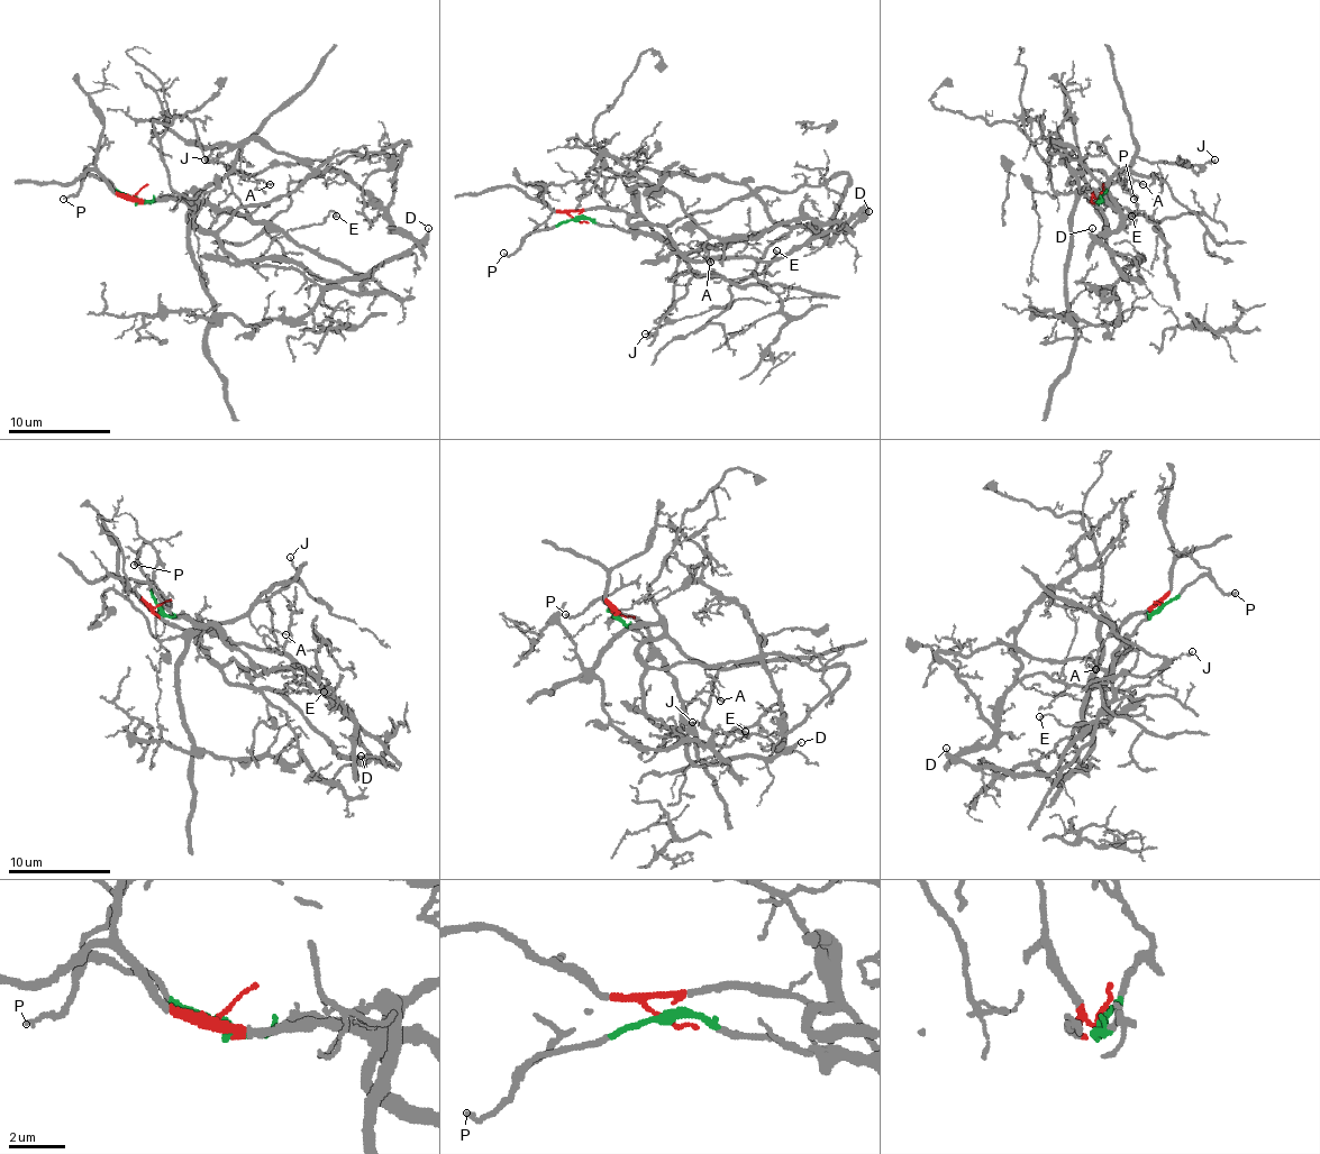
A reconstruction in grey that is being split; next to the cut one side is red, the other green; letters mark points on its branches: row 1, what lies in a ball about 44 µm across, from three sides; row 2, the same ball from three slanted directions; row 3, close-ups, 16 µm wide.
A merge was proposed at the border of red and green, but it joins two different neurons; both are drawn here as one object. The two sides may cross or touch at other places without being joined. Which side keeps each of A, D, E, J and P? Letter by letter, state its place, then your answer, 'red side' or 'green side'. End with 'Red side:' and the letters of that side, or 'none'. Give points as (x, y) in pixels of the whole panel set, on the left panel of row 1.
A: place (270, 184); red side
D: place (428, 228); red side
E: place (336, 216); green side
J: place (205, 159); red side
P: place (63, 199); green side
Red side: A, D, J

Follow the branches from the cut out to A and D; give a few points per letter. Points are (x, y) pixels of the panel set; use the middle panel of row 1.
A: (575, 219), (572, 211), (585, 209), (639, 214), (675, 243), (688, 245), (710, 263)
D: (575, 219), (572, 211), (621, 209), (631, 225), (660, 227), (688, 257), (774, 260), (870, 211)

